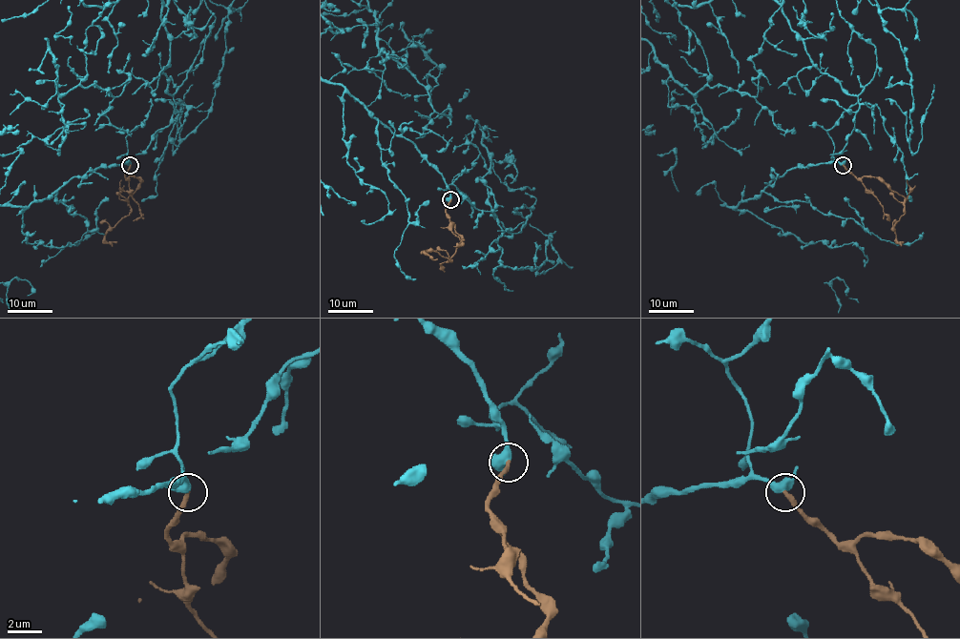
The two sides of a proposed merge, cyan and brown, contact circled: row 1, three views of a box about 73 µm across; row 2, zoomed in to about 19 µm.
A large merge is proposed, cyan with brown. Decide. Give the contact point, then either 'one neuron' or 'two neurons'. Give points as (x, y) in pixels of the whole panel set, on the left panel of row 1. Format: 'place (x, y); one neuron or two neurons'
place (130, 165); one neuron

